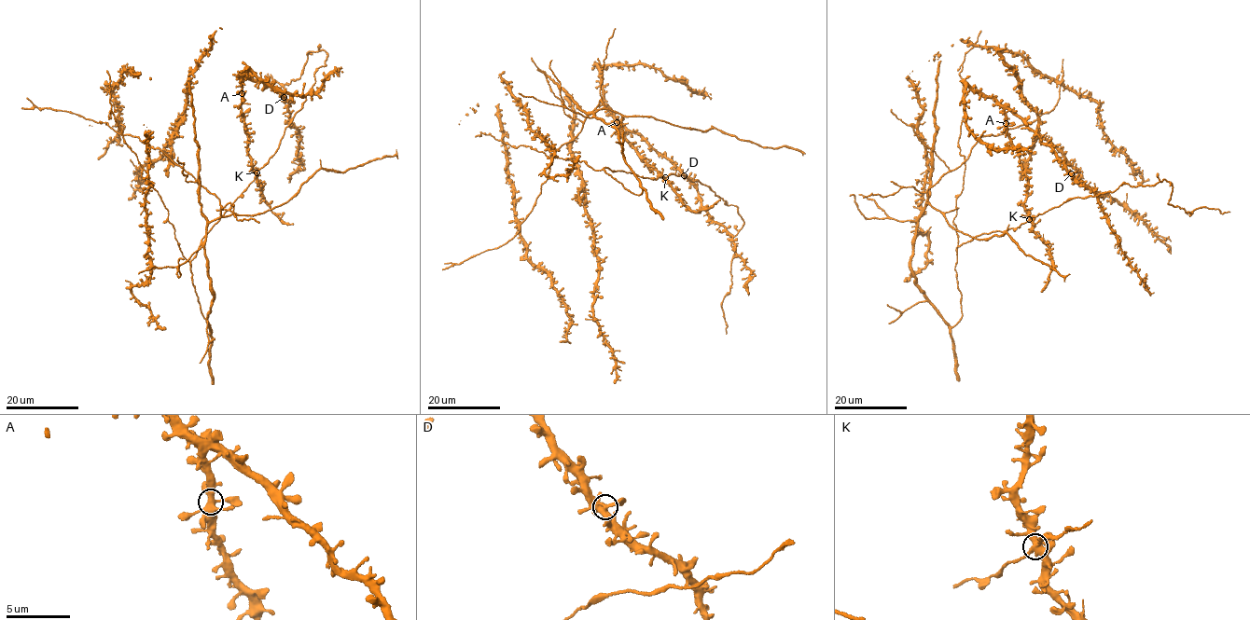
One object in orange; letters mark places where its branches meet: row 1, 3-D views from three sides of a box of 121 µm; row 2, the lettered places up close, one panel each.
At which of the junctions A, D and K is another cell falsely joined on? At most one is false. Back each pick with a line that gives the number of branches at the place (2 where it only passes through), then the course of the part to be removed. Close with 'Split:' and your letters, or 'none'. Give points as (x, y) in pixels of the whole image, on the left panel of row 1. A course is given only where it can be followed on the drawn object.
Split: none

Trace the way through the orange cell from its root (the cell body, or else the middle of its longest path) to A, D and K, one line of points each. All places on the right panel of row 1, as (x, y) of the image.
A: (978, 235), (1013, 229), (1029, 218), (1024, 204), (1025, 171), (1020, 161), (1020, 151), (1006, 132), (1006, 123)
D: (978, 235), (1013, 229), (1029, 218), (1027, 175), (1006, 132), (1006, 112), (1071, 173)
K: (978, 235), (1013, 229), (1029, 219)

